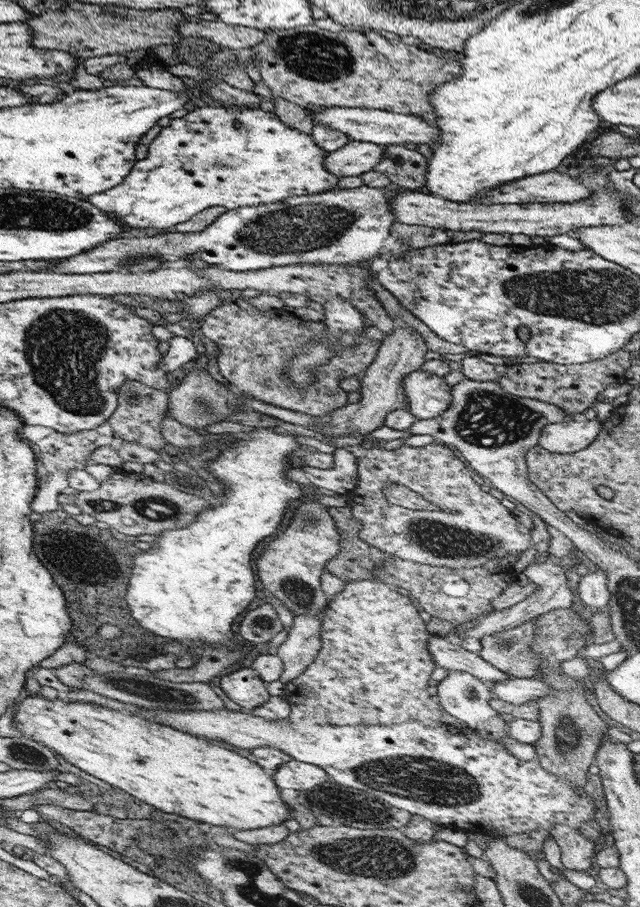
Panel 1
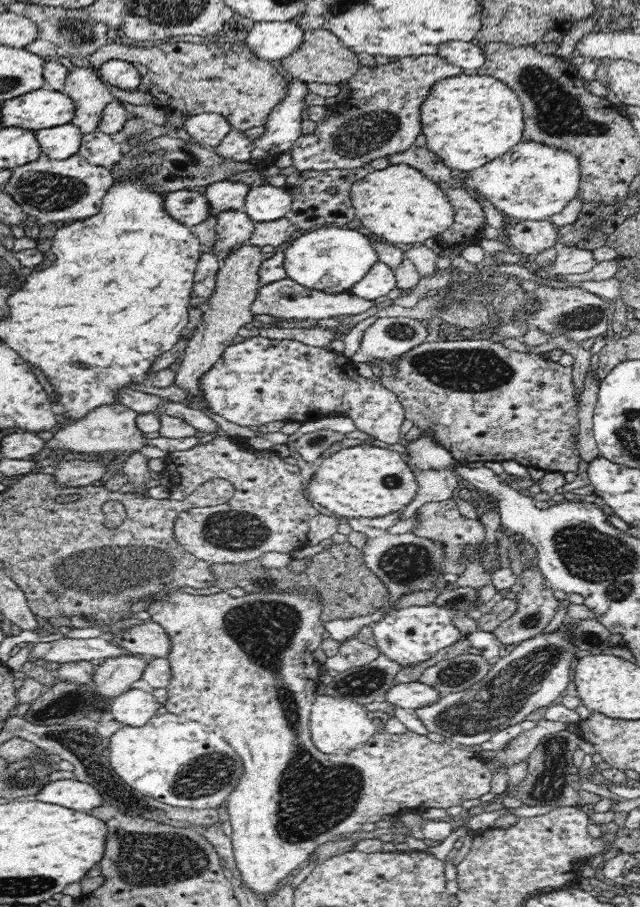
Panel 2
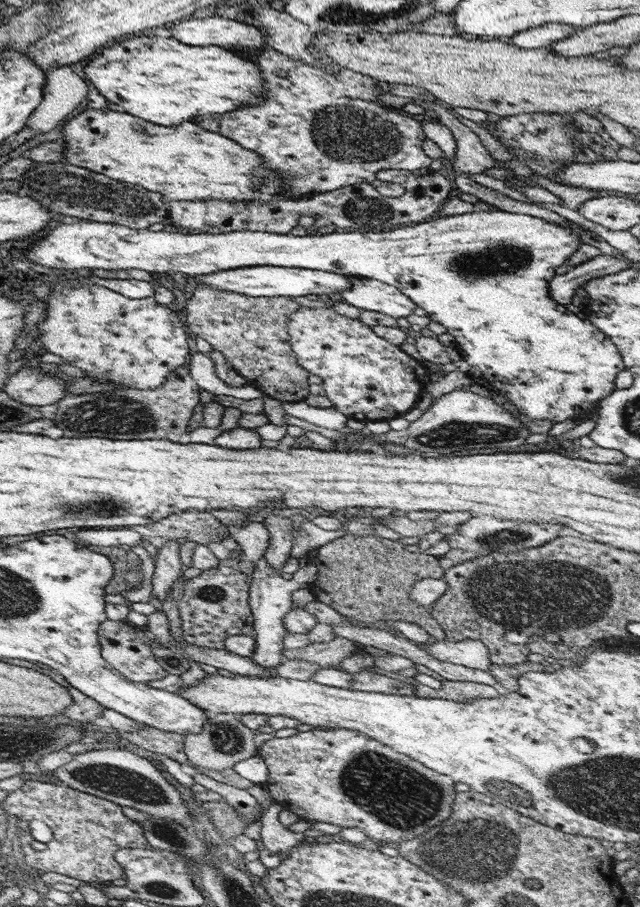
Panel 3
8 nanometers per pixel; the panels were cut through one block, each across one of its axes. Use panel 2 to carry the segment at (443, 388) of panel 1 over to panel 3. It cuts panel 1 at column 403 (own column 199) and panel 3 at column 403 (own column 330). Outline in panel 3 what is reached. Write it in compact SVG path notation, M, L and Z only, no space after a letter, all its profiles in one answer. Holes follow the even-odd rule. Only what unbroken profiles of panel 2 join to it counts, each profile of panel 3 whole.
M300 306L287 319L288 341L298 363L309 374L321 378L325 397L331 402L331 408L346 416L346 419L363 421L388 421L401 418L410 412L419 402L424 386L429 382L429 370L425 363L409 357L399 346L379 338L359 319L349 319L339 315L332 308L308 308Z

